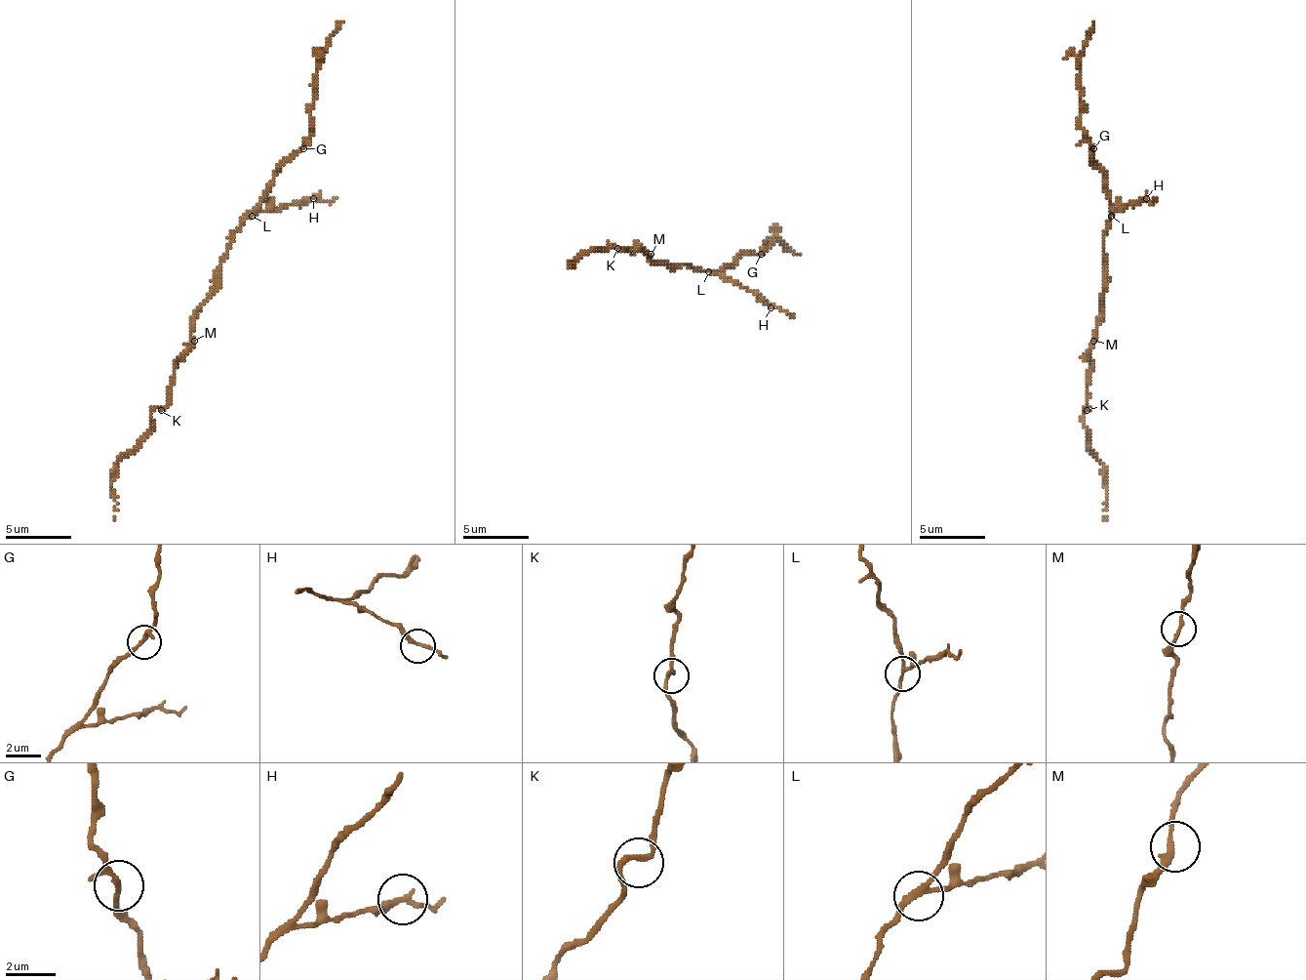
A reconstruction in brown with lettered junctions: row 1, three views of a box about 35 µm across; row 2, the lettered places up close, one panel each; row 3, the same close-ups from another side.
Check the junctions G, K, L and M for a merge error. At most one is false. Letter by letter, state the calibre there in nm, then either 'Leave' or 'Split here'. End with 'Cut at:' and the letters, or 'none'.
G: Thickness 180 nm. Leave
K: Thickness 200 nm. Leave
L: Thickness 180 nm. Split here
M: Thickness 200 nm. Leave
Cut at: L

